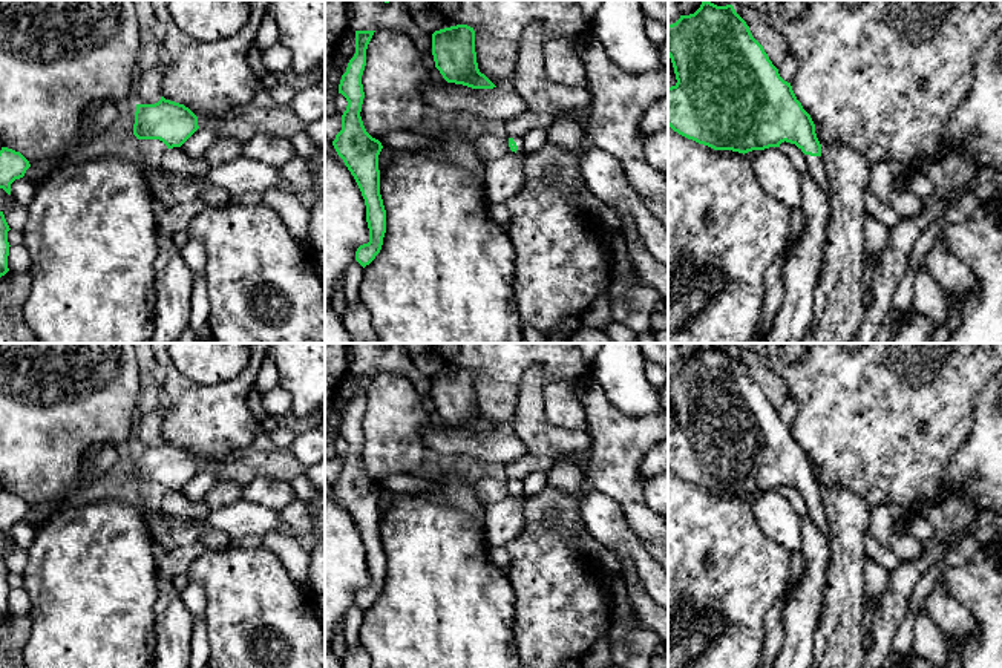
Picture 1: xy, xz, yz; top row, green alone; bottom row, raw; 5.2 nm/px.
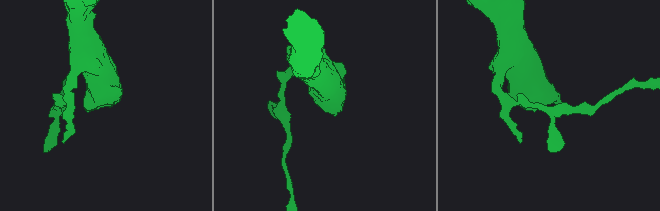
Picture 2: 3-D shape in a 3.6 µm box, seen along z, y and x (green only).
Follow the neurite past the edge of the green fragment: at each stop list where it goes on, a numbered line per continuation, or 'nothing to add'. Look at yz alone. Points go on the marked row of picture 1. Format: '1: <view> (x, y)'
1: yz (815, 167)

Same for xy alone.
nothing to add

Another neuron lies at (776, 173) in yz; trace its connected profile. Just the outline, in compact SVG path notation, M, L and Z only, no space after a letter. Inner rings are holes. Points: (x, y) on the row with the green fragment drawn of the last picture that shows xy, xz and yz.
M765 149L751 164L761 188L789 208L803 202L803 176L778 149Z

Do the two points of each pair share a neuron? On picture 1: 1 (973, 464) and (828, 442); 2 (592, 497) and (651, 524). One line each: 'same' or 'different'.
1: different
2: different

